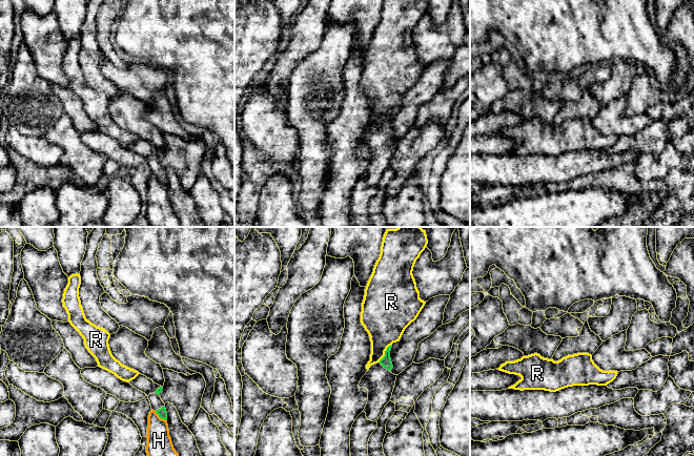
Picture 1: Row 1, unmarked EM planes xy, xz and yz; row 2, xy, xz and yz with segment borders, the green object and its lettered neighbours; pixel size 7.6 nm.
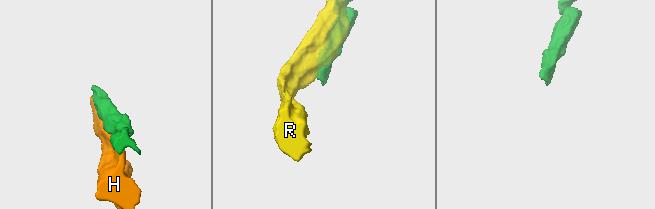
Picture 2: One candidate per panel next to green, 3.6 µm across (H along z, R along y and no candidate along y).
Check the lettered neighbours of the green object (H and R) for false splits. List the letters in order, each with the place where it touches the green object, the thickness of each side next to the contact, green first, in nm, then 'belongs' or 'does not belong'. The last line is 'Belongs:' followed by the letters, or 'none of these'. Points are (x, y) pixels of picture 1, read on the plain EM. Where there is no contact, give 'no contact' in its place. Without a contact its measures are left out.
H: contact xy (160, 182); calibres 70 and 200 nm; does not belong
R: contact xz (385, 118); calibres 80 and 320 nm; does not belong
Belongs: none of these

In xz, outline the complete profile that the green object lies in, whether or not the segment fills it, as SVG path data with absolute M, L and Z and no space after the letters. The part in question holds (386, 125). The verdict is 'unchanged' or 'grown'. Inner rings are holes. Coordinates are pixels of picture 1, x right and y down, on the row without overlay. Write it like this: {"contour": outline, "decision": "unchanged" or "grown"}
{"contour": "M392 109L385 116L385 121L369 132L359 148L360 152L368 154L368 166L364 177L371 186L379 184L395 151L397 140L390 137L393 132L390 123L391 112Z", "decision": "grown"}

